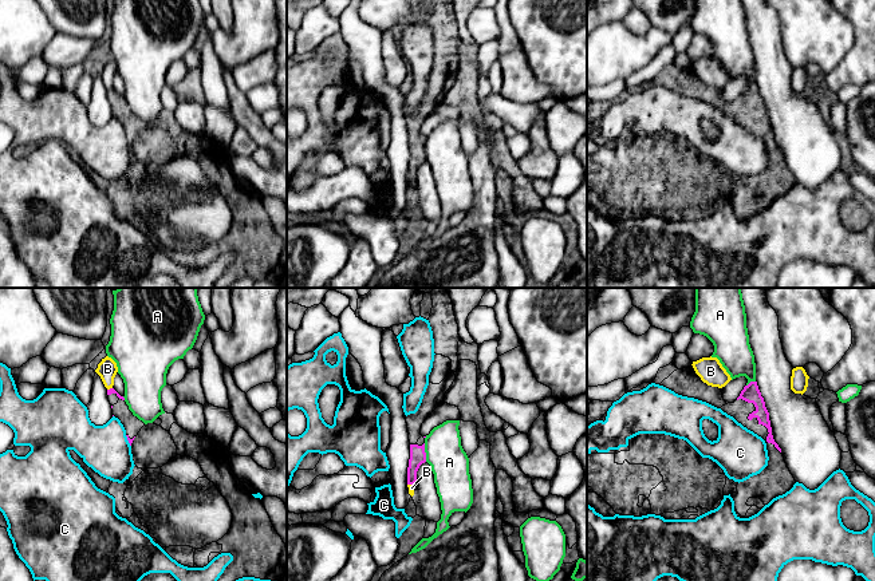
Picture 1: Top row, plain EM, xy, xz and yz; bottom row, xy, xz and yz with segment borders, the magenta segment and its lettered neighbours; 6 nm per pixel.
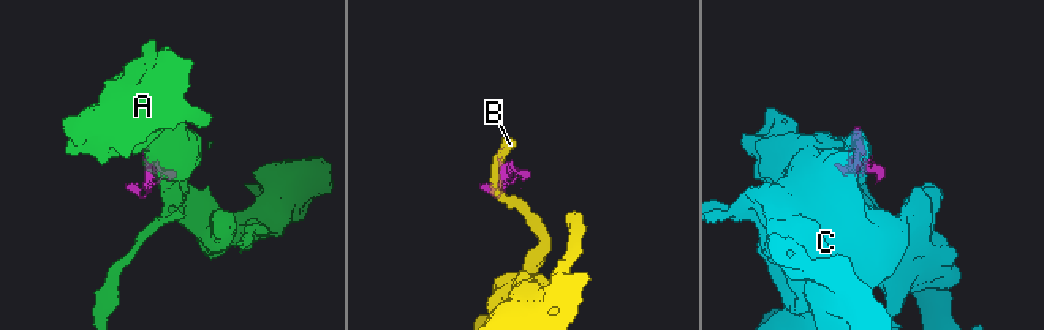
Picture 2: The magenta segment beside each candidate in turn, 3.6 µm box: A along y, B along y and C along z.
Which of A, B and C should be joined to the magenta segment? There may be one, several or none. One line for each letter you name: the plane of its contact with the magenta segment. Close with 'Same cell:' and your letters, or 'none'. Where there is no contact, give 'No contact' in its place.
Same cell: none

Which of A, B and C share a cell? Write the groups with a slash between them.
A / B / C

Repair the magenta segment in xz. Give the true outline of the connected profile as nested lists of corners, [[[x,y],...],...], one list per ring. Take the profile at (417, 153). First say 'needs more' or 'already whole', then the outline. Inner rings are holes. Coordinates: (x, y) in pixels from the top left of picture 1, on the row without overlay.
needs more; [[[433,0],[429,17],[434,39],[434,62],[429,75],[429,86],[415,114],[406,116],[410,141],[410,159],[407,167],[407,185],[415,186],[417,171],[426,162],[425,138],[421,126],[425,119],[444,102],[446,91],[456,80],[458,70],[458,24],[456,21],[452,0]]]

